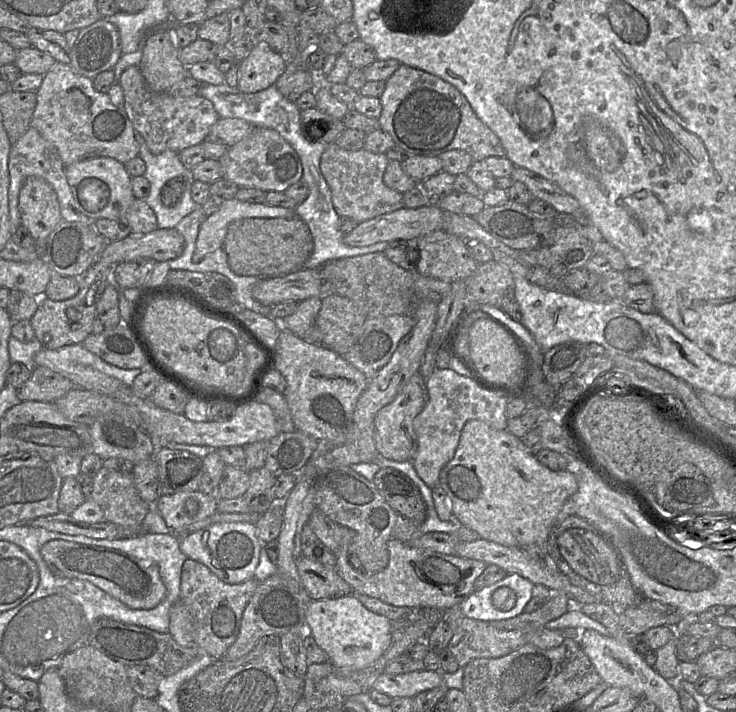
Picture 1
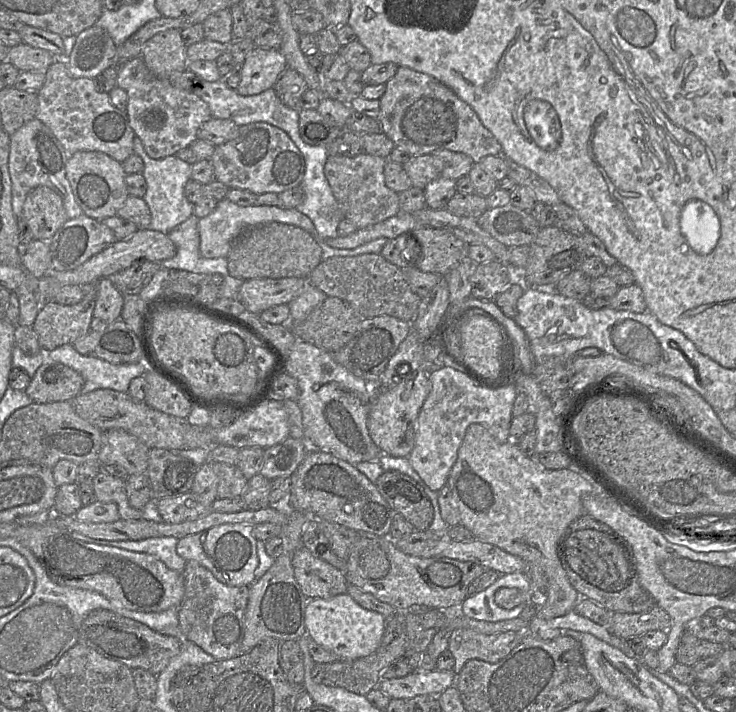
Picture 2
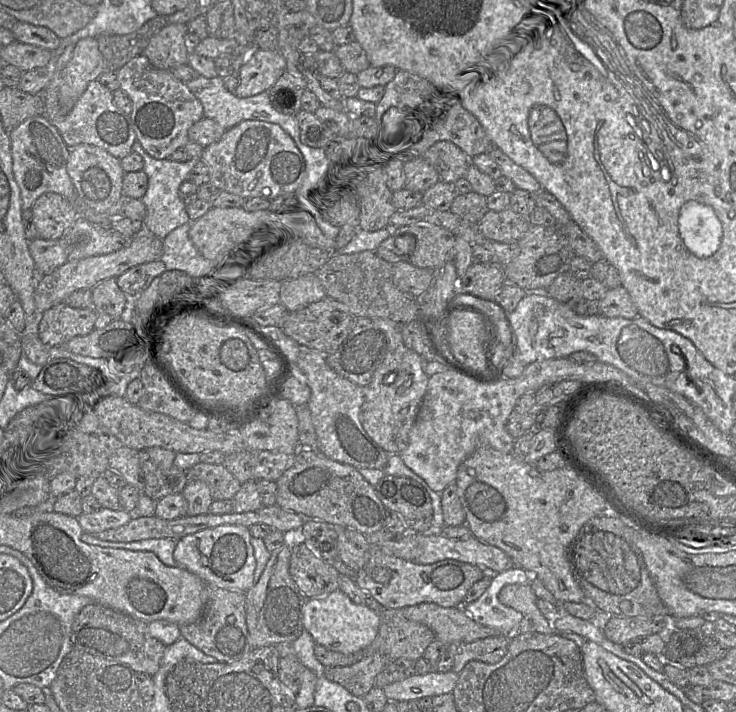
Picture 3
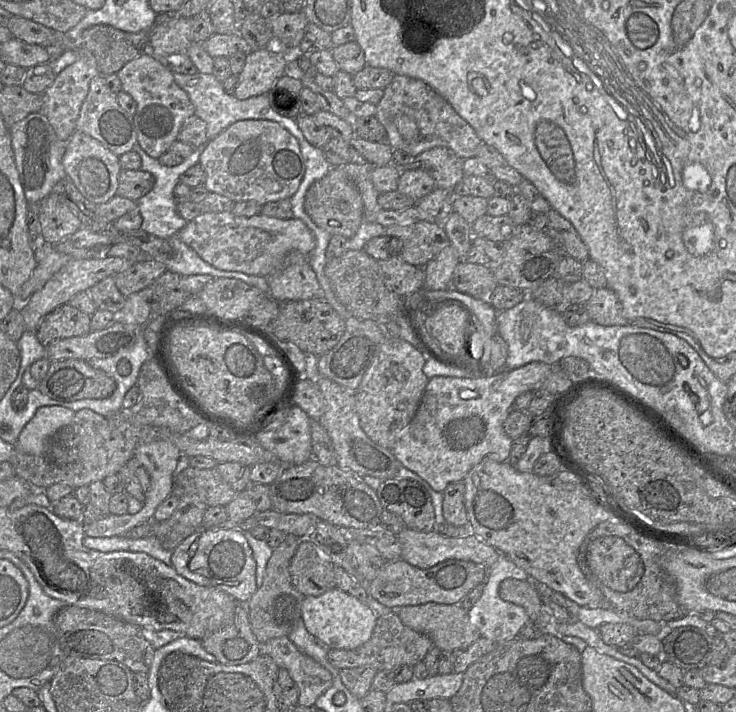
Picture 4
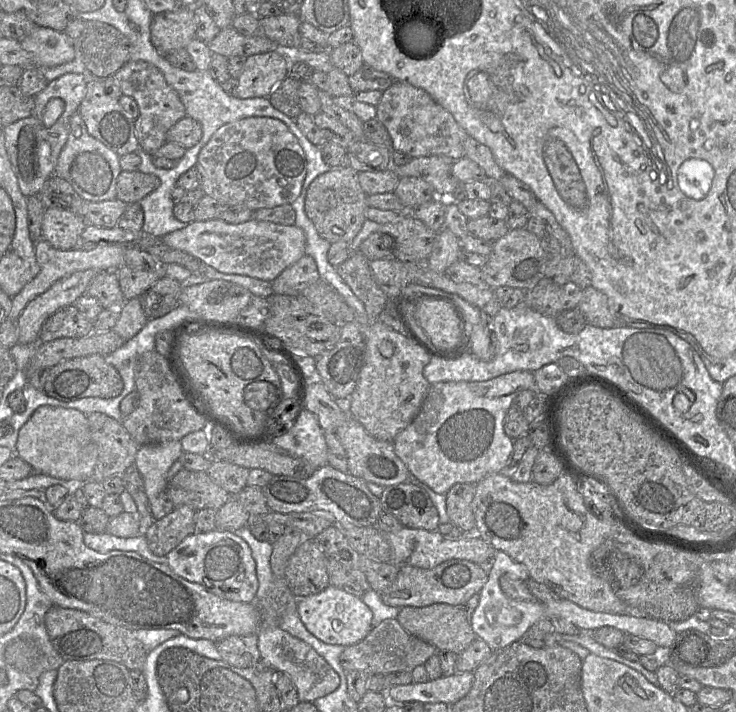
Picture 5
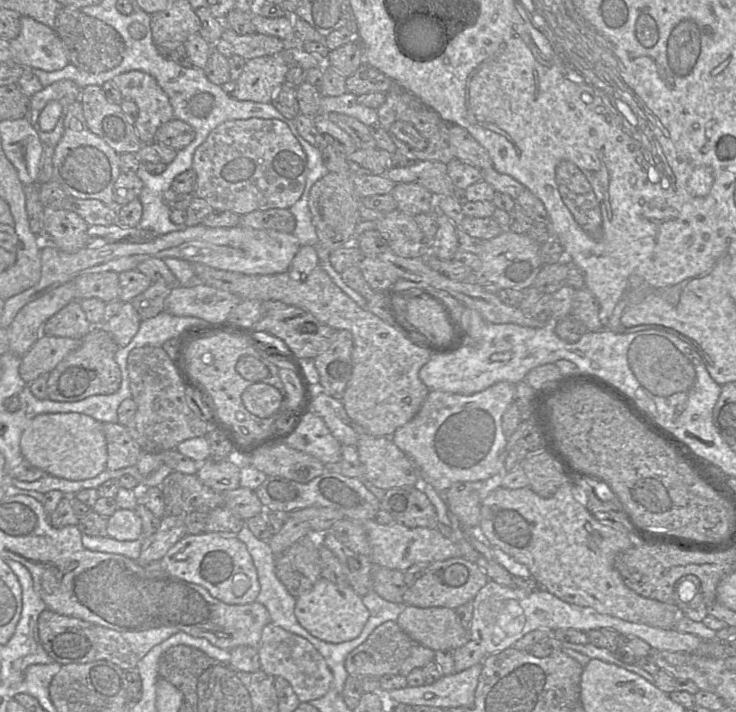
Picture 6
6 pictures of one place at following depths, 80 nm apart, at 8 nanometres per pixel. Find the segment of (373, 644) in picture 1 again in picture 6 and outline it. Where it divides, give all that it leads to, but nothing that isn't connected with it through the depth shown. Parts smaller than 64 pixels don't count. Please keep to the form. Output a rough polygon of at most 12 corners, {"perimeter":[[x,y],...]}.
{"perimeter":[[320,578],[296,598],[315,638],[356,639],[370,613],[351,587]]}

